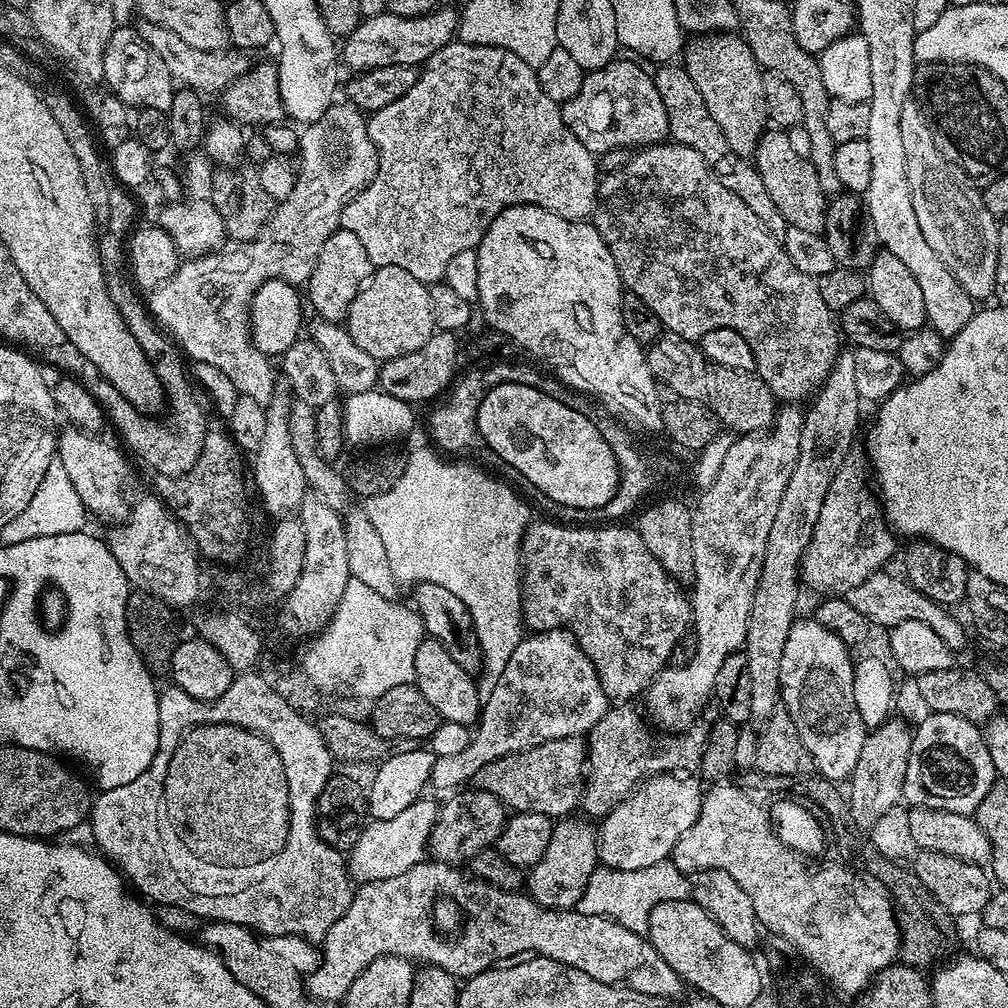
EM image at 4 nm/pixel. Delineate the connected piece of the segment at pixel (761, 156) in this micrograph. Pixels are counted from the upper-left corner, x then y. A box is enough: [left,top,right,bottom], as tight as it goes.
[754,131,829,234]

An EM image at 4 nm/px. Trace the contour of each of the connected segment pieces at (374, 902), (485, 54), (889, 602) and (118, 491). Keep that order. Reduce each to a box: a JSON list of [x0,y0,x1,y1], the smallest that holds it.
[[306,862,685,1002],[340,42,597,286],[846,570,968,650],[56,426,130,522]]

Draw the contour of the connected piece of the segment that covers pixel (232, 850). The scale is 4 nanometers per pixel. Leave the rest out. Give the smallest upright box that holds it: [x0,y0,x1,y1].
[167,724,290,864]

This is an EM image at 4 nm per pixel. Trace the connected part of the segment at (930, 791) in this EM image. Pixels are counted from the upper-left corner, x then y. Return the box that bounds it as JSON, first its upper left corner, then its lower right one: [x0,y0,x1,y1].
[903,712,998,816]

